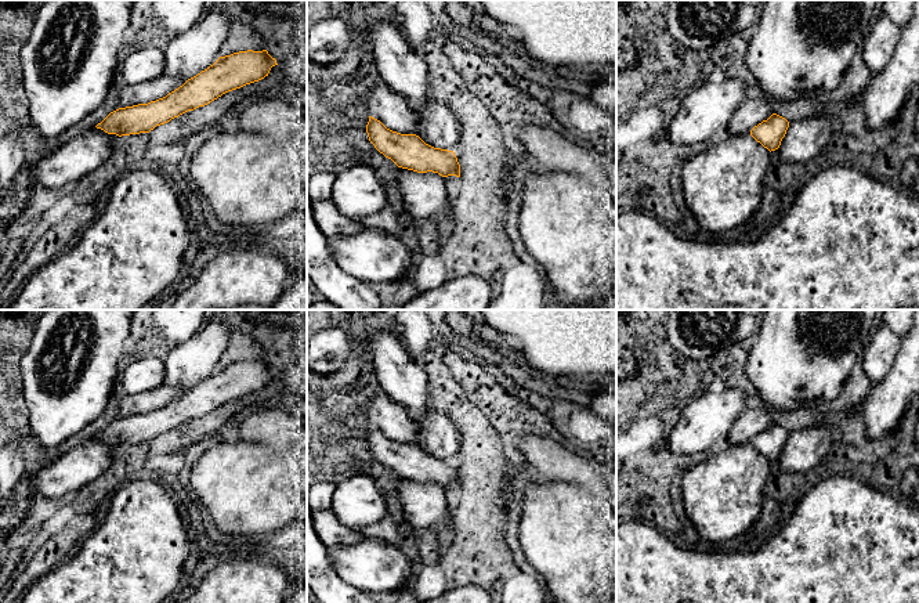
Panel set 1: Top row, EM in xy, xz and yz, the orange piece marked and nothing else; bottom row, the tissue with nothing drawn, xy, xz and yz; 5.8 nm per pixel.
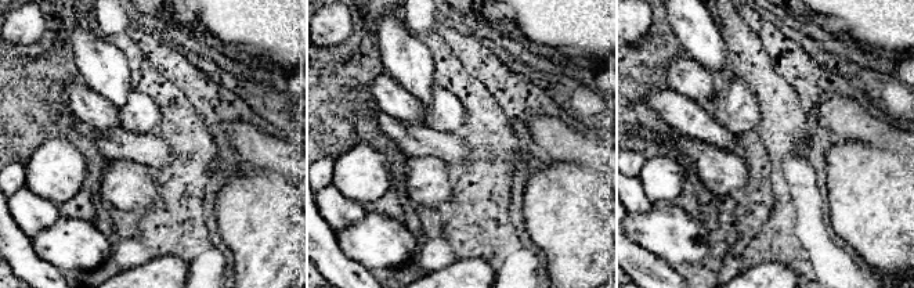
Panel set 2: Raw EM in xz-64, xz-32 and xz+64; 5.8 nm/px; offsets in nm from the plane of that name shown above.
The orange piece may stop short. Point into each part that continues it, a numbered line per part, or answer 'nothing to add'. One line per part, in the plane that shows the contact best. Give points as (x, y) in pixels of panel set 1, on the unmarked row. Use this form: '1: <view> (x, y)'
1: xz (426, 505)

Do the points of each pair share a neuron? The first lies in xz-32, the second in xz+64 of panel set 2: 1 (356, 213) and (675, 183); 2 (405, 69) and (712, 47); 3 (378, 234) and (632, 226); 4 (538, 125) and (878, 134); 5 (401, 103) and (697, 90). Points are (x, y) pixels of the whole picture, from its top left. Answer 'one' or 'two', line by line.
1: two
2: one
3: one
4: one
5: one

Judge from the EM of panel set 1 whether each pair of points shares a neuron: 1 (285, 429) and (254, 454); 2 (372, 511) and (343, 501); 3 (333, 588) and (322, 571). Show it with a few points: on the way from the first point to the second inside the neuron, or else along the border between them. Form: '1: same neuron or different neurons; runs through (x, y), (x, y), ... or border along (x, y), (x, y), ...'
1: different neurons; border along (237, 439), (264, 443), (283, 458)
2: same neuron; runs through (365, 506), (357, 501), (350, 501)
3: same neuron; runs through (329, 584), (322, 576)

